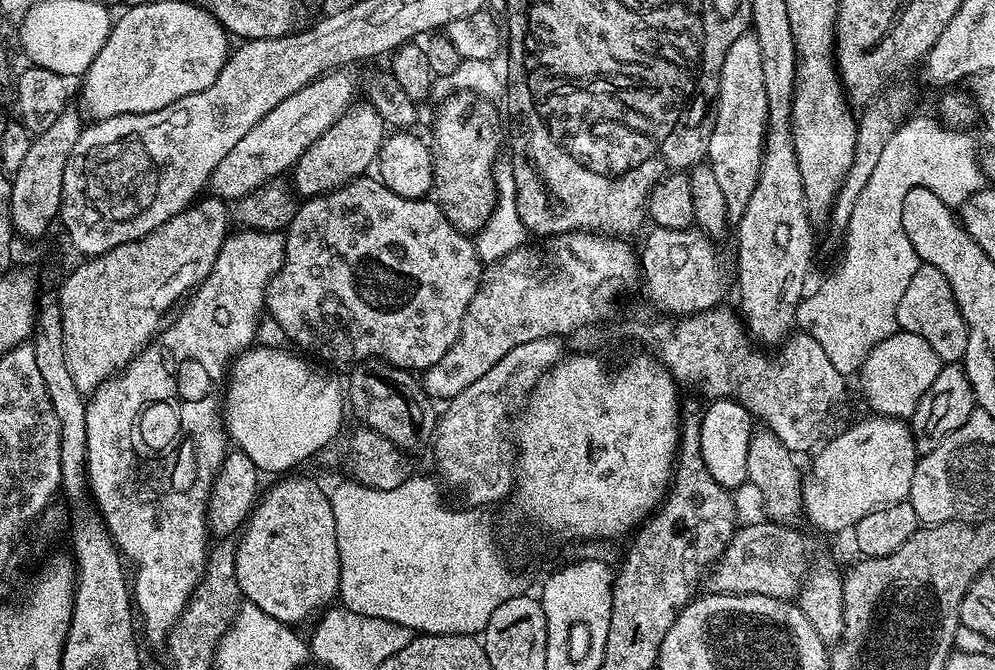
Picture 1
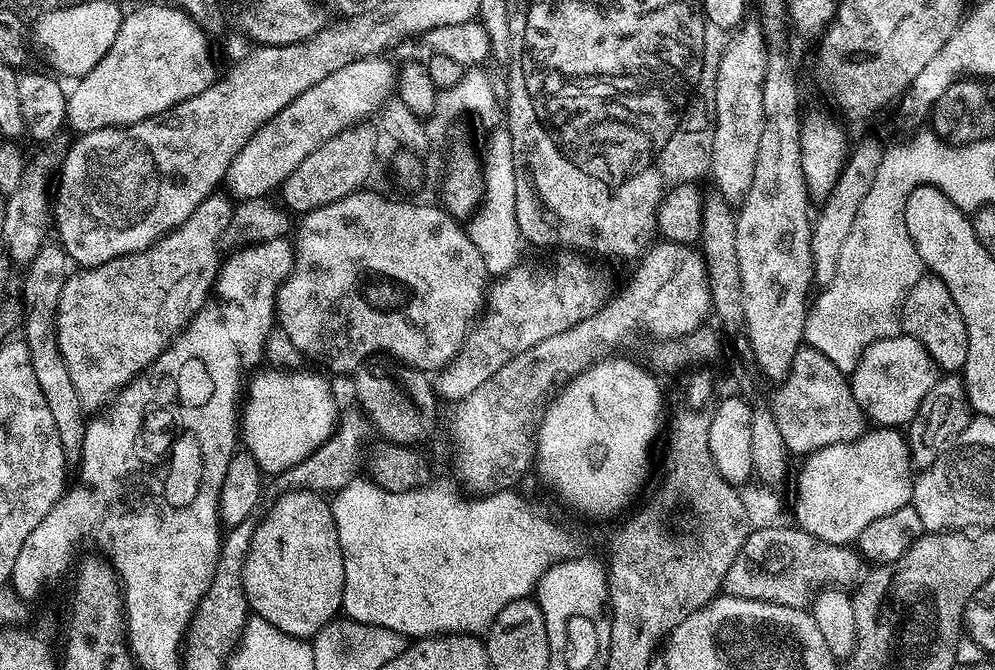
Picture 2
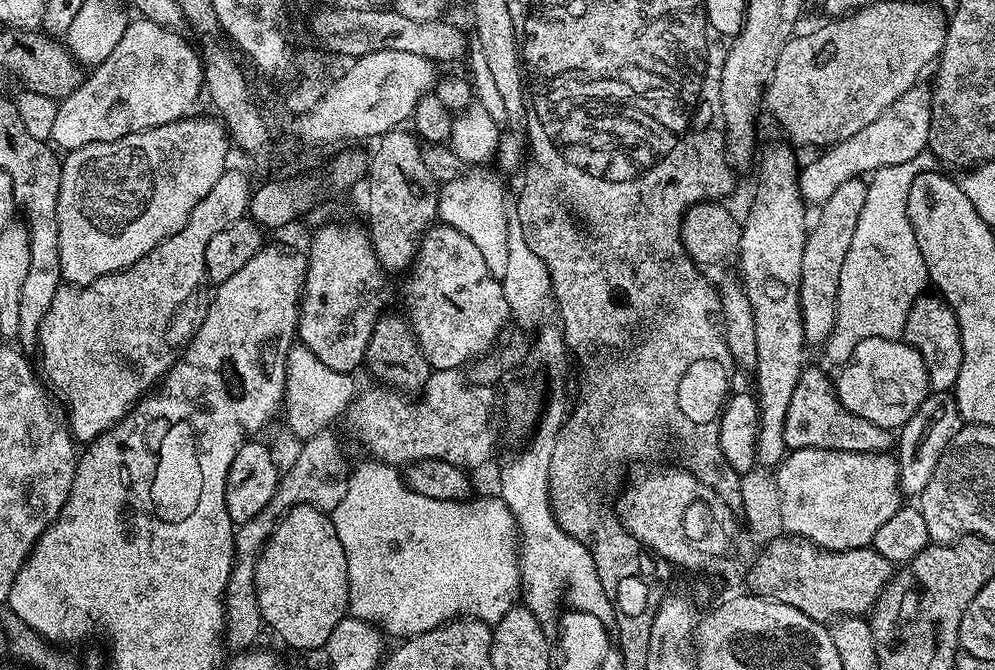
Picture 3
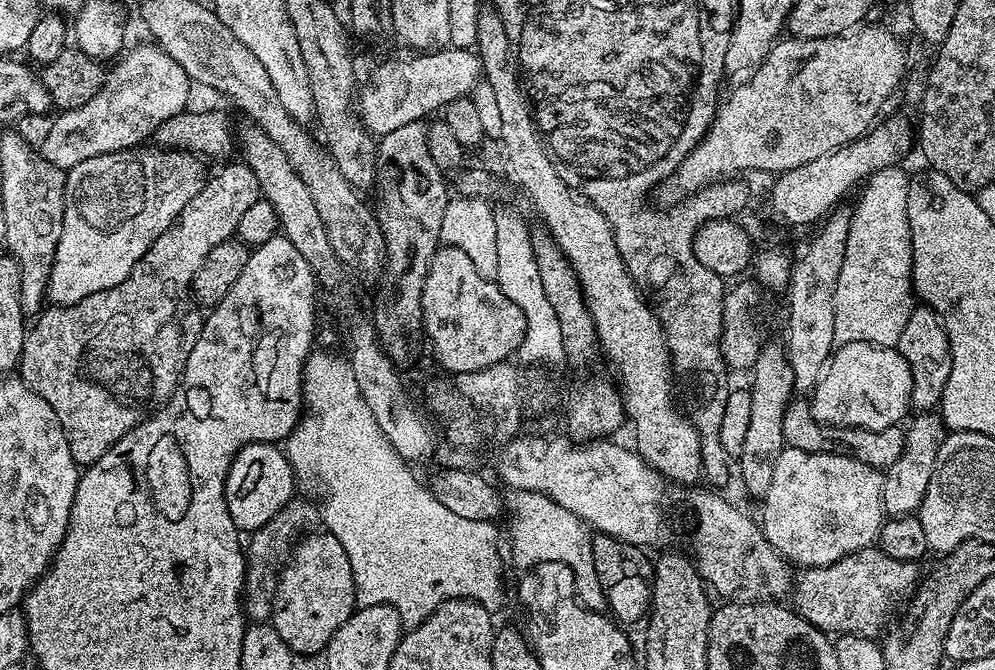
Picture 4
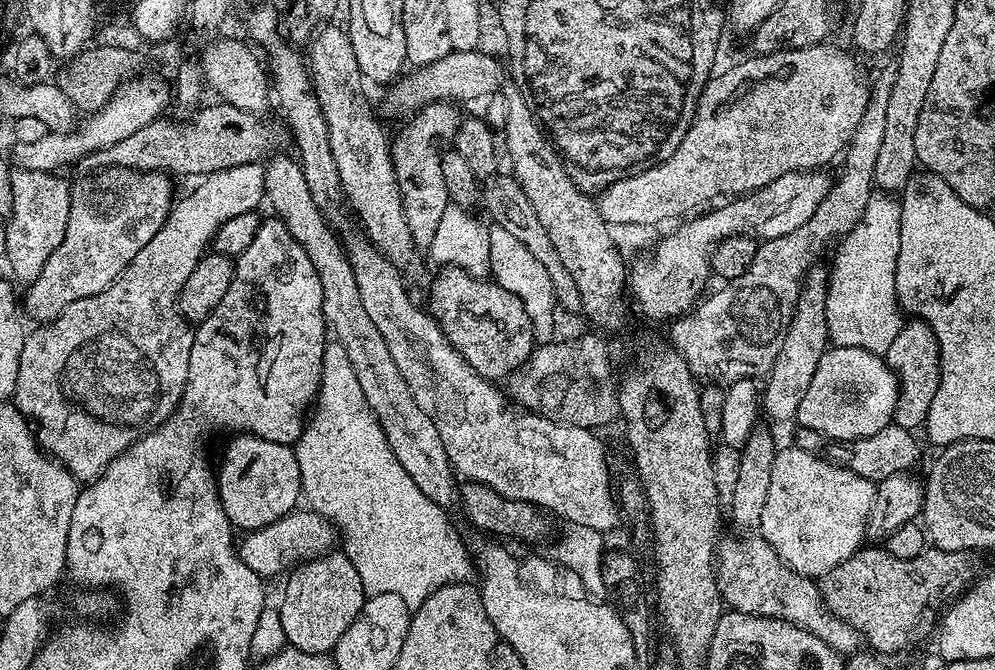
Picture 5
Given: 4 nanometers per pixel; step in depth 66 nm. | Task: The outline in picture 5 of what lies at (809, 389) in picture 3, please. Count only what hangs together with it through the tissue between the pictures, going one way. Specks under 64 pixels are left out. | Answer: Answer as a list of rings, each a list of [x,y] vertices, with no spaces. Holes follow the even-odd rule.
[[[889,426],[878,434],[867,436],[864,440],[853,440],[851,443],[826,443],[822,434],[818,434],[809,428],[797,427],[795,431],[795,447],[806,450],[807,452],[822,453],[825,460],[830,460],[834,464],[843,465],[845,468],[854,470],[854,474],[862,474],[862,478],[873,482],[885,480],[899,472],[912,470],[912,467],[916,464],[916,459],[920,456],[920,448],[916,445],[915,438],[912,437],[915,435],[906,428]]]

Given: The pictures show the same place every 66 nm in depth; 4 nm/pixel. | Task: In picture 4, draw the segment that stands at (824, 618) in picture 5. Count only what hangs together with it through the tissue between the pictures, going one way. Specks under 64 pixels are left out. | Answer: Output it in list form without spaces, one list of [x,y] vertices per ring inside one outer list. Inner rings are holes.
[[[692,486],[688,493],[684,496],[684,504],[686,507],[692,511],[692,520],[696,525],[692,528],[692,549],[690,549],[691,555],[694,557],[694,563],[698,571],[700,572],[700,577],[704,579],[705,585],[713,593],[721,592],[724,595],[724,598],[731,598],[736,602],[772,602],[777,598],[784,598],[780,596],[789,595],[790,589],[794,584],[794,572],[791,572],[789,561],[785,560],[783,556],[780,555],[779,552],[776,551],[774,546],[770,546],[770,542],[766,538],[766,534],[764,533],[763,527],[759,523],[756,524],[751,520],[750,517],[744,513],[745,509],[743,507],[736,507],[734,505],[729,504],[726,500],[721,496],[719,491],[714,490],[714,492],[707,492],[704,488],[696,488],[700,486]]]

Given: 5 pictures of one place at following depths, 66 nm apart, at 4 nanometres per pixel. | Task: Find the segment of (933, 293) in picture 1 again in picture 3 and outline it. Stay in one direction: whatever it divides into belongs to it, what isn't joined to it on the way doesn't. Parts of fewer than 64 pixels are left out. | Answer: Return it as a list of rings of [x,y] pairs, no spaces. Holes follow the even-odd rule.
[[[921,294],[910,306],[902,339],[922,358],[932,392],[946,392],[956,387],[958,370],[962,370],[962,334],[954,310],[939,295]]]

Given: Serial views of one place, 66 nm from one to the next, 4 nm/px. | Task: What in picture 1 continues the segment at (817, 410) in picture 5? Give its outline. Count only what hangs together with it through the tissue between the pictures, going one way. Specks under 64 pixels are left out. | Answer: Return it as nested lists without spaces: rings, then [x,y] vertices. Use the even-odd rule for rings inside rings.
[[[898,330],[892,337],[878,342],[865,358],[858,371],[860,392],[875,415],[910,418],[926,390],[930,390],[934,378],[938,378],[941,367],[938,354],[930,350],[926,338]]]

